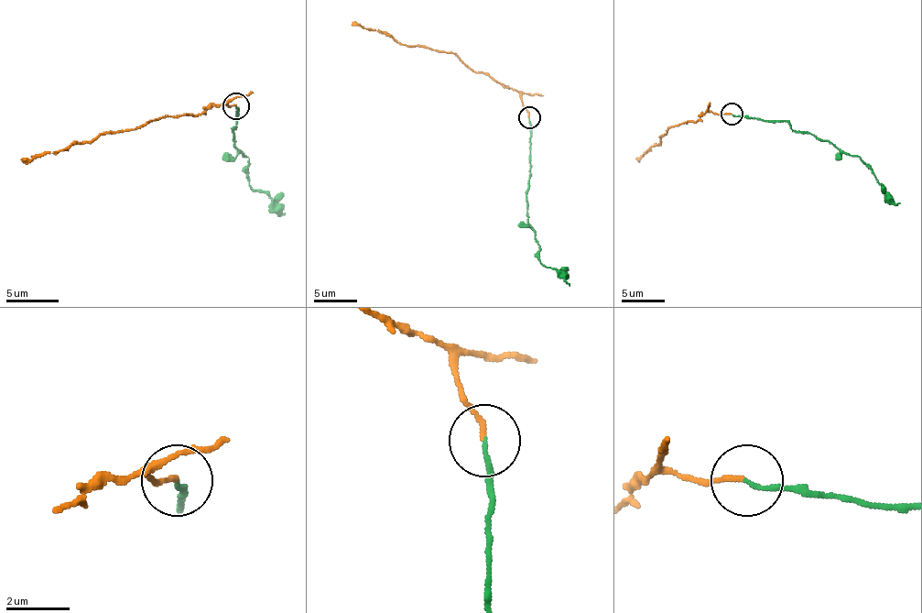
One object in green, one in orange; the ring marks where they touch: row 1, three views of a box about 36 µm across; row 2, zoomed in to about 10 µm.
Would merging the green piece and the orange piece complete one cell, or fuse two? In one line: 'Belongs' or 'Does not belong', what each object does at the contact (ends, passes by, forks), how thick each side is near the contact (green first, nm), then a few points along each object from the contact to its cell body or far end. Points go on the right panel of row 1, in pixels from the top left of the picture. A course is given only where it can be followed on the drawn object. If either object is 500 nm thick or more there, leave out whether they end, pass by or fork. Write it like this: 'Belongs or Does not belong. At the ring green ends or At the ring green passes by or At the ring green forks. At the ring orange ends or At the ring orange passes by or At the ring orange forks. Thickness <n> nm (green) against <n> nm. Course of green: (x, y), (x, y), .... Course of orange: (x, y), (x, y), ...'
Does not belong. At the ring green ends. At the ring orange ends. Thickness 120 nm (green) against 140 nm. Course of green: (731, 114), (785, 120), (794, 131), (811, 133), (859, 158), (895, 204), (900, 202). Course of orange: (731, 114), (707, 111), (696, 122), (683, 122), (667, 131), (659, 144), (640, 158)

